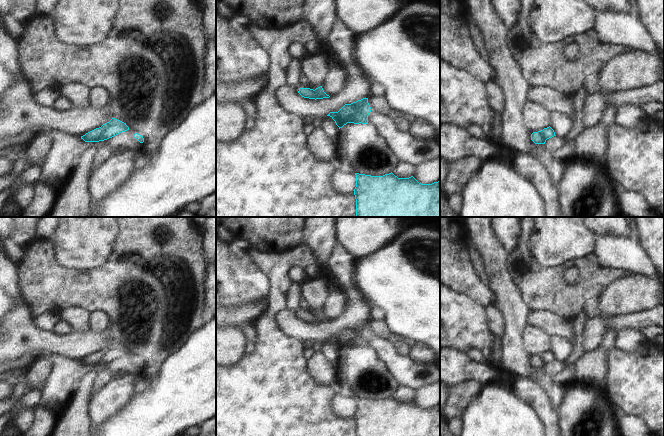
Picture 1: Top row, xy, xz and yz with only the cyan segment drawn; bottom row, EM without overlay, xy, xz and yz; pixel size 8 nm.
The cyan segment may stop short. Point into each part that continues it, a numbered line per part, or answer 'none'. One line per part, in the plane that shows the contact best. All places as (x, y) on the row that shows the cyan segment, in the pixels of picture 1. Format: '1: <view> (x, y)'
none

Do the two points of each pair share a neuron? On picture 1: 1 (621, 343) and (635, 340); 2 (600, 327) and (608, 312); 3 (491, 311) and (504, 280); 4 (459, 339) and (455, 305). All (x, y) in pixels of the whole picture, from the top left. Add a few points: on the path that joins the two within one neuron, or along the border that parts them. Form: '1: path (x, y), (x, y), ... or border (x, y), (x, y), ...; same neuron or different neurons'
1: path (624, 341), (632, 340); same neuron
2: border (628, 313), (616, 314), (606, 319), (600, 317); different neurons
3: border (492, 302), (502, 315), (505, 325); different neurons
4: path (459, 331), (459, 324), (455, 320), (455, 313); same neuron

